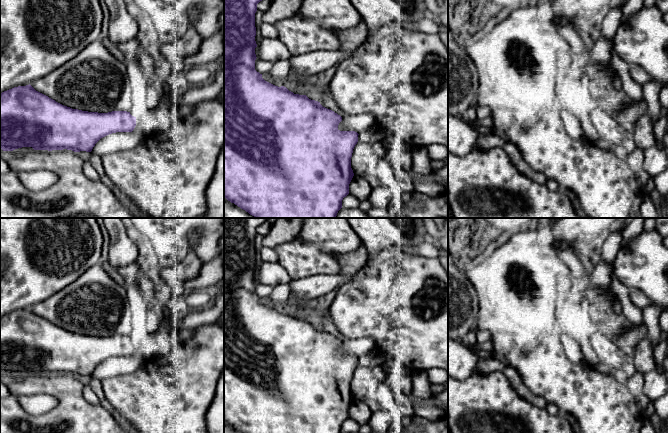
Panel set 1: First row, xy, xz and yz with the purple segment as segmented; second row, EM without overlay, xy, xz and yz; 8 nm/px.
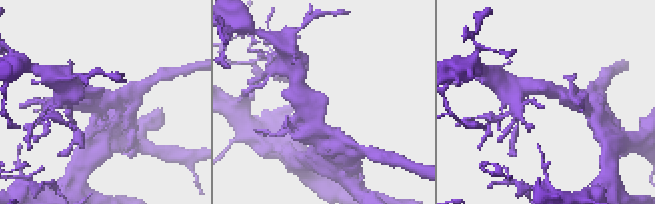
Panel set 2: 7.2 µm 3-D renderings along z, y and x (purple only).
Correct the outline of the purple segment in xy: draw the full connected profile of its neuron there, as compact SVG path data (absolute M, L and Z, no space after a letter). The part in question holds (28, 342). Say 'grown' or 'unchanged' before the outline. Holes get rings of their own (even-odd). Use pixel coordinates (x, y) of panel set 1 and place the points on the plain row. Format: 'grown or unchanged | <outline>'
unchanged | M30 308L18 310L0 317L0 372L13 375L22 371L34 374L72 374L91 376L95 368L103 361L116 356L132 356L136 350L136 341L127 335L108 337L88 336L64 330L48 320L36 315Z

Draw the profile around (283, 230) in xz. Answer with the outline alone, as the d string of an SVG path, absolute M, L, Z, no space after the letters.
M277 218L263 237L263 246L275 247L292 240L300 231L303 218Z

